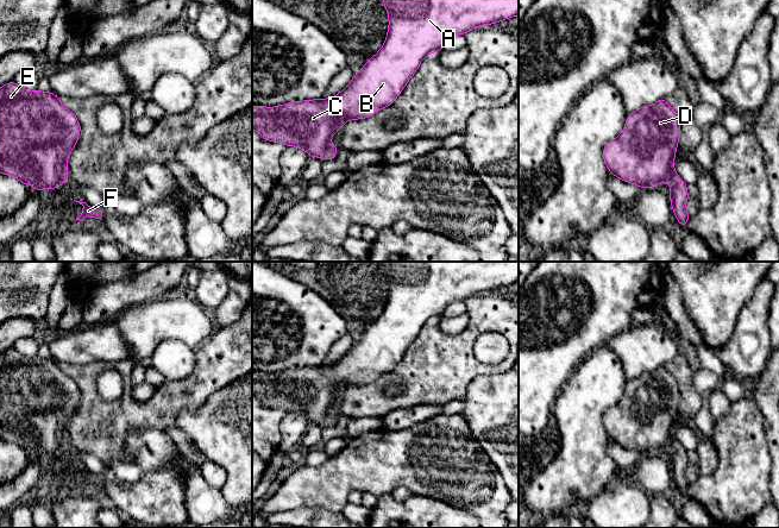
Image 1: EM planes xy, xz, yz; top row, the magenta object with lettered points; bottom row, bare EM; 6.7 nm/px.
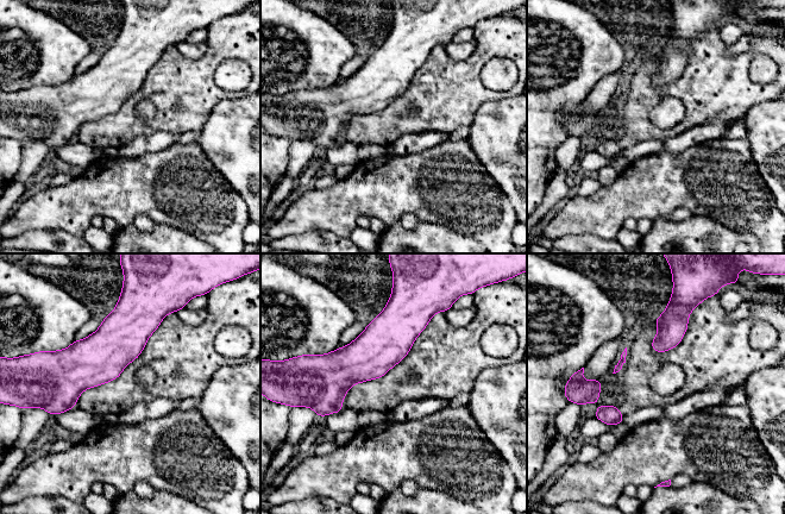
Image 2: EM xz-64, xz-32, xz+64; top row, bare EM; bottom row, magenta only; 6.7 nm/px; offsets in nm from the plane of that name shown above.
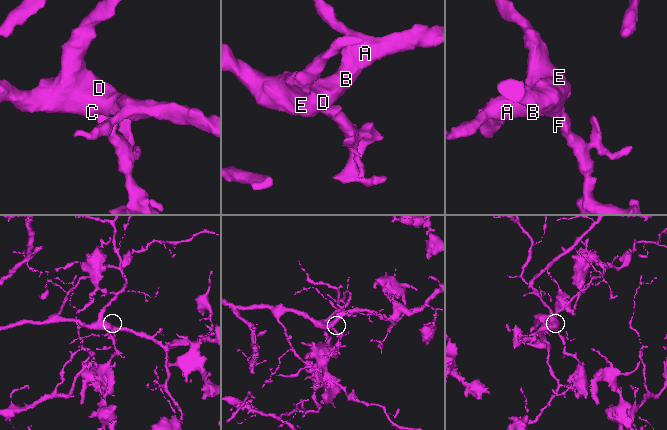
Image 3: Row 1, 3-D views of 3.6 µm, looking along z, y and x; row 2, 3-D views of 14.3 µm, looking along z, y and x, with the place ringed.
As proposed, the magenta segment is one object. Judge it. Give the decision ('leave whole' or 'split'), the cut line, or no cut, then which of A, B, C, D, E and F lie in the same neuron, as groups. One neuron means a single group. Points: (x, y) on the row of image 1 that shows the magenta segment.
leave whole; no cut; A B C D E F

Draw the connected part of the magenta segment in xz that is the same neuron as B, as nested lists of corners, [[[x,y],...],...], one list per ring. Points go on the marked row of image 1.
[[[383,0],[383,4],[389,17],[385,42],[338,95],[332,99],[293,101],[277,107],[252,106],[252,128],[269,142],[282,143],[287,147],[301,147],[310,157],[334,159],[338,147],[331,144],[331,138],[339,132],[344,122],[369,118],[379,109],[390,106],[416,73],[422,59],[431,52],[441,51],[451,36],[465,34],[479,25],[497,24],[501,20],[519,15],[519,0]]]

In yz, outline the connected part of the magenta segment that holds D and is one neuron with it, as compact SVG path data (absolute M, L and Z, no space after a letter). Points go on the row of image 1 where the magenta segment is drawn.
M660 99L628 114L621 134L605 144L603 159L614 176L642 189L668 182L677 221L687 226L687 184L674 172L679 136L679 117L666 99Z

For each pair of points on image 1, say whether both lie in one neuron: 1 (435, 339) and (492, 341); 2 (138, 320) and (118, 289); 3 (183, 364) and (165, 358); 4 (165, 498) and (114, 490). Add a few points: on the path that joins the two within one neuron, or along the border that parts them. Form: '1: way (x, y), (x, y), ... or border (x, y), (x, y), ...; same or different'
1: border (504, 337), (484, 332), (473, 356); different
2: border (156, 299), (129, 306), (111, 321); different
3: way (178, 360), (170, 358); same
4: way (152, 498), (127, 497); same

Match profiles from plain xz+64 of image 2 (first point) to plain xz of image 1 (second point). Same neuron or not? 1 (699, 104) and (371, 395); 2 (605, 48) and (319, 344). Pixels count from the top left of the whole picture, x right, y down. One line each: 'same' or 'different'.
1: same
2: same

